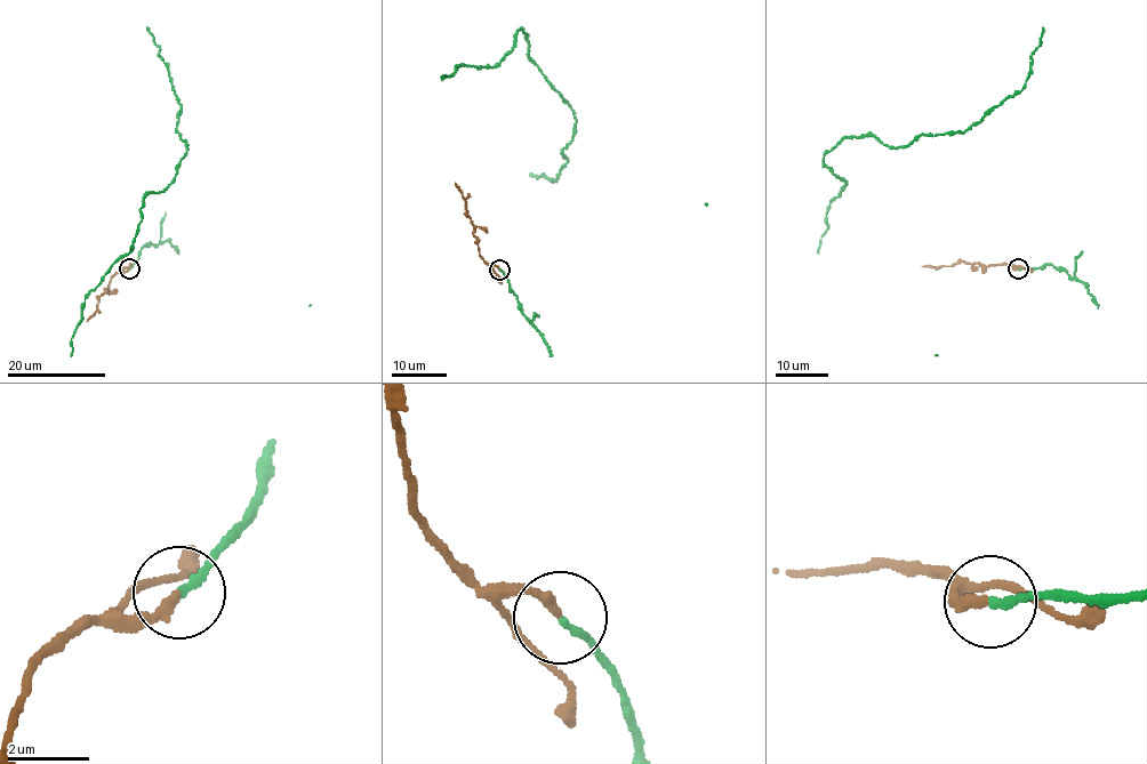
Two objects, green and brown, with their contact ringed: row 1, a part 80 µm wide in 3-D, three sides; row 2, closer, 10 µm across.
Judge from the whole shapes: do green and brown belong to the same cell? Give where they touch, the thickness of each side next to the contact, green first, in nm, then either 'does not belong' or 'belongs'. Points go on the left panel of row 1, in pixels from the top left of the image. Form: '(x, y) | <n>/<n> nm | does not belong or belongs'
(129, 268) | 180/240 nm | does not belong

